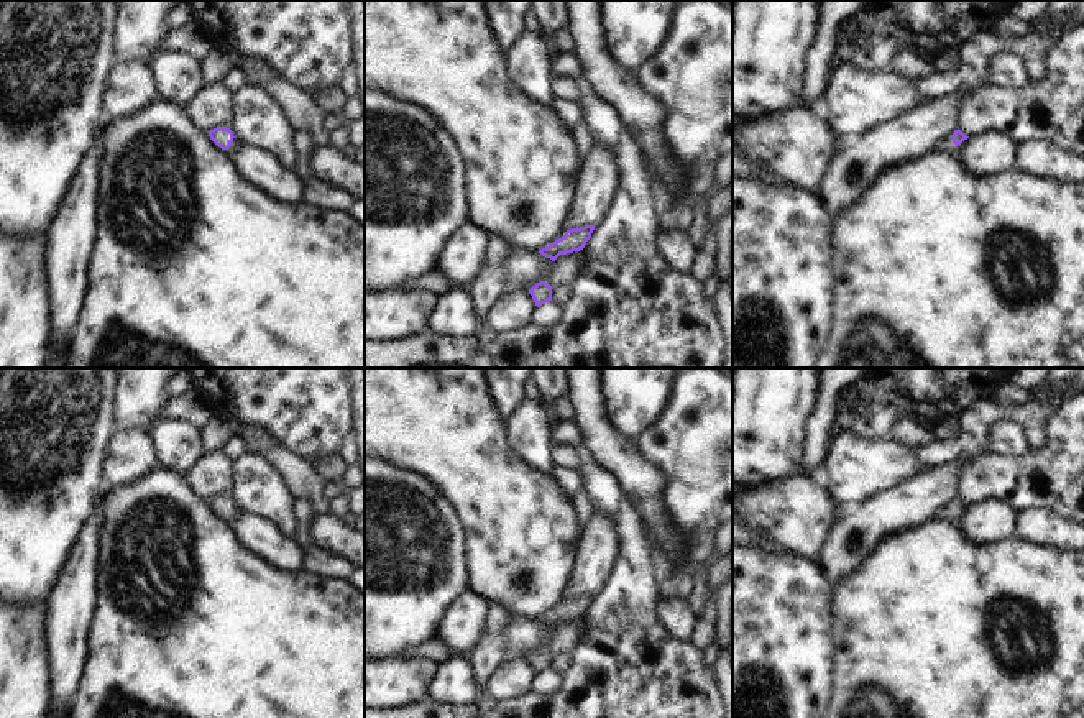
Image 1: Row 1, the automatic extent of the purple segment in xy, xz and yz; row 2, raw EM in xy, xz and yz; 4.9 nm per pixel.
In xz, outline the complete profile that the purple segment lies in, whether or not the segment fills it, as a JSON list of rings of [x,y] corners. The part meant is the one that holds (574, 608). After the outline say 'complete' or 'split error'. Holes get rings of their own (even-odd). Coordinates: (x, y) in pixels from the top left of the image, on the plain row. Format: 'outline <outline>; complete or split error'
outline [[[585,593],[580,596],[567,598],[562,606],[542,616],[539,621],[555,629],[560,623],[580,619],[585,616],[586,610],[591,606],[593,598],[595,598],[595,593]]]; complete

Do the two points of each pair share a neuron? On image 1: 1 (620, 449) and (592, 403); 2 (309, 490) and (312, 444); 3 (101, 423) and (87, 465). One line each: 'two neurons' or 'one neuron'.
1: one neuron
2: two neurons
3: one neuron

